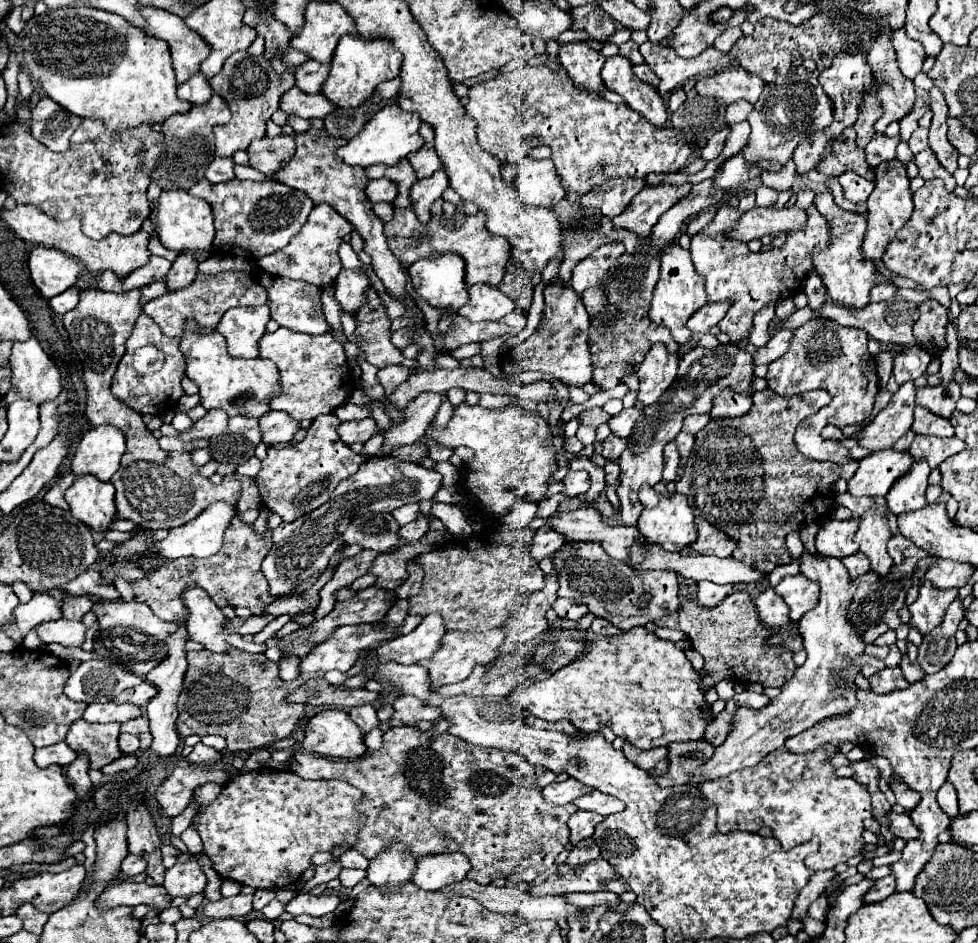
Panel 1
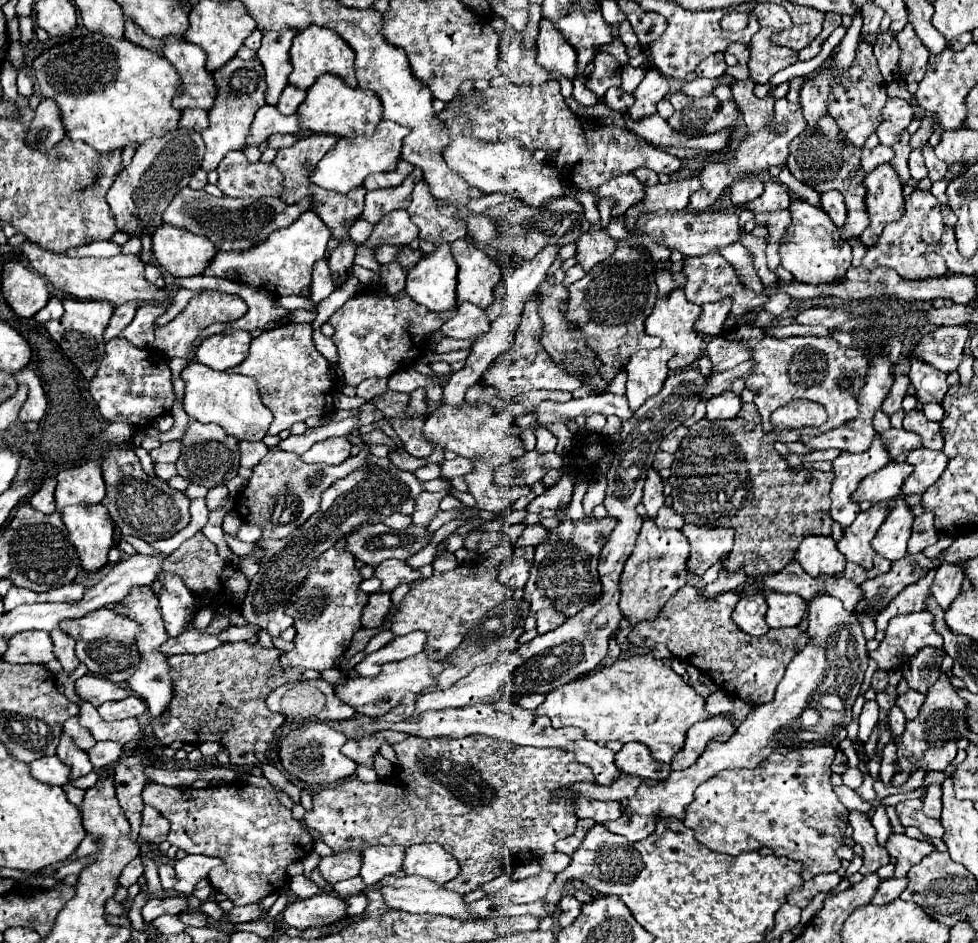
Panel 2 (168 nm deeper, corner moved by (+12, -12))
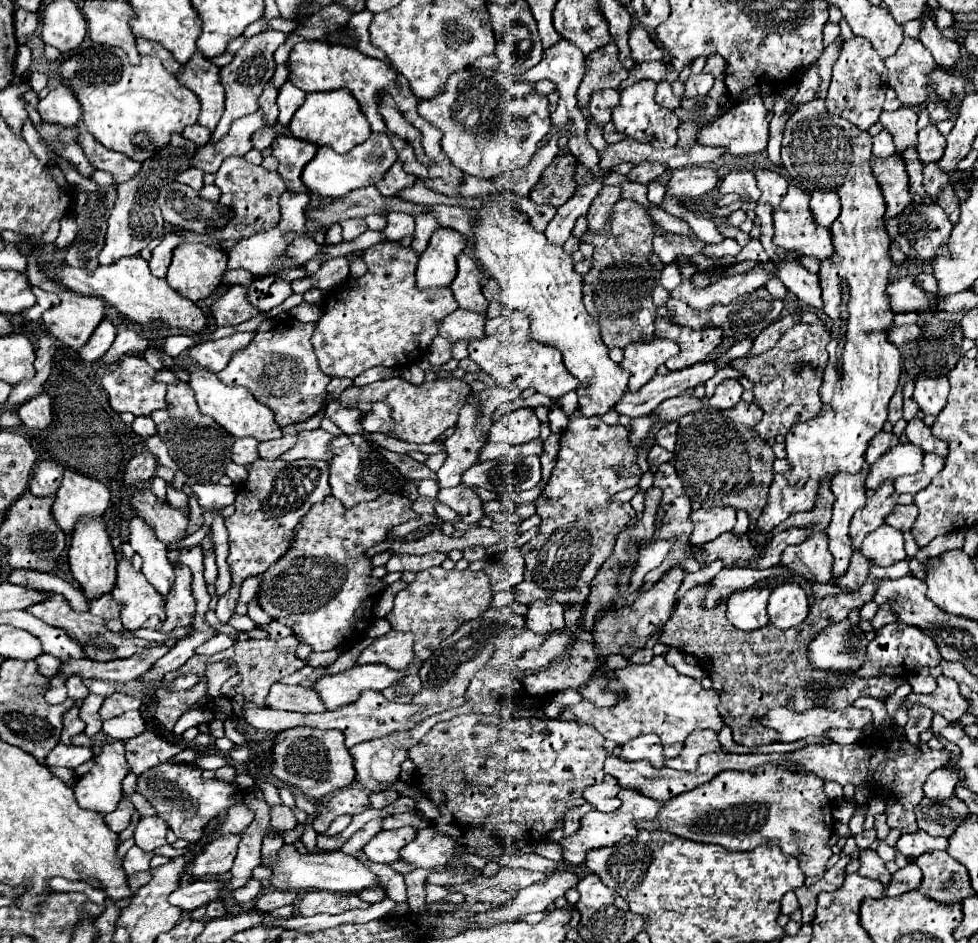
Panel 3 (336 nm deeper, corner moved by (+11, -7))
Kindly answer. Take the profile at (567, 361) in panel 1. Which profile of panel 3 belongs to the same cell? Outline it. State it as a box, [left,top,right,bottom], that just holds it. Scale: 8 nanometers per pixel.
[468,317,578,399]

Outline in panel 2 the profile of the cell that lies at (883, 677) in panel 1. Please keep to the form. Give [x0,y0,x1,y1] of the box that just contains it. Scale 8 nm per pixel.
[859,700,879,744]

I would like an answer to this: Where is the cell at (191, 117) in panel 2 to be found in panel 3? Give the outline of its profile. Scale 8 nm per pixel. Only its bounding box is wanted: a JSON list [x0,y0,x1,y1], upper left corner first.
[182,123,210,145]

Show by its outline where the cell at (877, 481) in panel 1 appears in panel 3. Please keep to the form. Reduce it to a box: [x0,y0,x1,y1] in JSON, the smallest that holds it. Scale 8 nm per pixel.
[864,445,924,491]

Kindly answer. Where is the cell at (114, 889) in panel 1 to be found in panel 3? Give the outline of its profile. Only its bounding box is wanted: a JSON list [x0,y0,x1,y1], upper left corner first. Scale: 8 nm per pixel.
[168,881,220,911]

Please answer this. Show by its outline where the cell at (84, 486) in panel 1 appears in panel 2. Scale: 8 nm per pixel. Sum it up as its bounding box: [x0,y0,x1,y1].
[63,506,113,572]

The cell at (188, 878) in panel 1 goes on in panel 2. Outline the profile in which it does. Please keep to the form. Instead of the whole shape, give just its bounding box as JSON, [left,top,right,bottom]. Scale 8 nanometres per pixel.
[175,856,223,896]

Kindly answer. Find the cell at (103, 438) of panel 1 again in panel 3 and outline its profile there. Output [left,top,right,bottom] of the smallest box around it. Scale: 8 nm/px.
[52,469,110,533]

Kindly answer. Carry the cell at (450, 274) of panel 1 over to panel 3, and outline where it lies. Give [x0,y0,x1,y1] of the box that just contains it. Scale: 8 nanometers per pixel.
[416,227,466,289]

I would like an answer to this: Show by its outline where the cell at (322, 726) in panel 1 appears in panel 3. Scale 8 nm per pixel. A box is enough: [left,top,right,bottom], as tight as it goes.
[272,727,354,799]

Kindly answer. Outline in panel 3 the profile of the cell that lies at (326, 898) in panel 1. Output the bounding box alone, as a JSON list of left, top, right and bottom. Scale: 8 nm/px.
[294,891,368,917]

